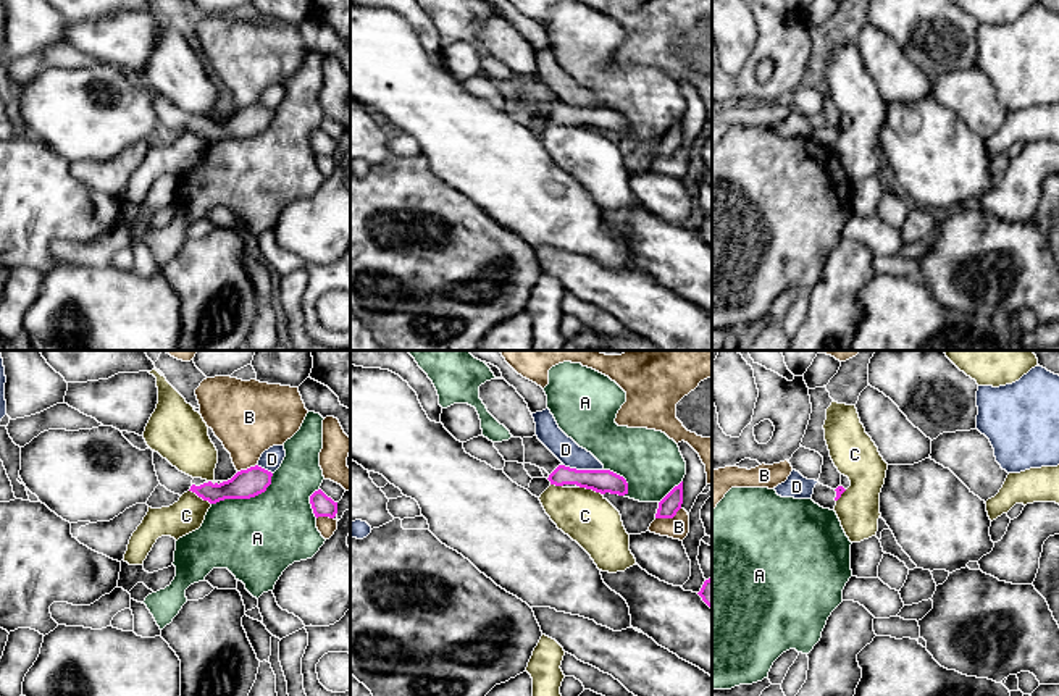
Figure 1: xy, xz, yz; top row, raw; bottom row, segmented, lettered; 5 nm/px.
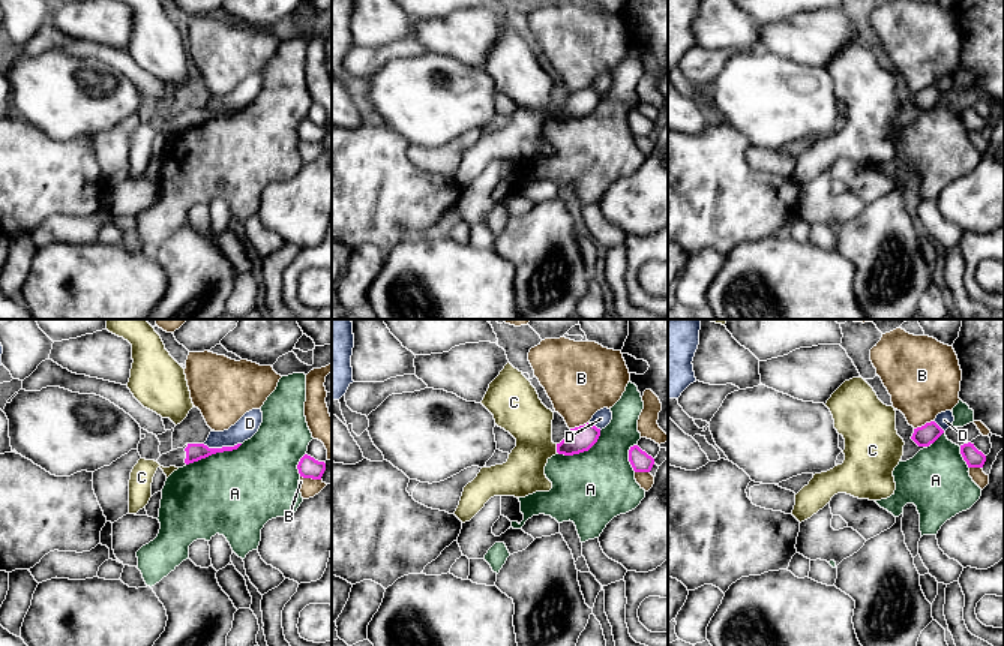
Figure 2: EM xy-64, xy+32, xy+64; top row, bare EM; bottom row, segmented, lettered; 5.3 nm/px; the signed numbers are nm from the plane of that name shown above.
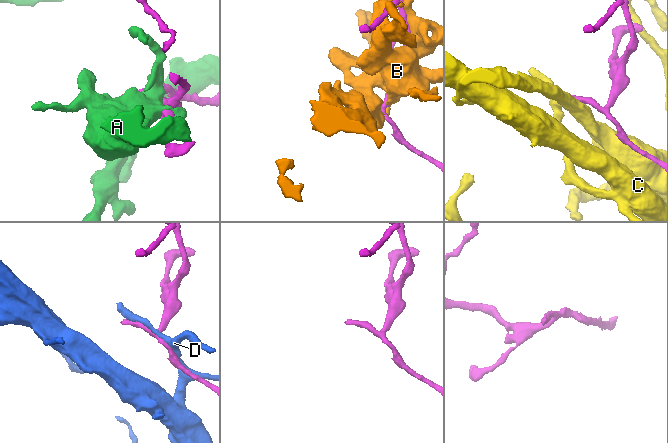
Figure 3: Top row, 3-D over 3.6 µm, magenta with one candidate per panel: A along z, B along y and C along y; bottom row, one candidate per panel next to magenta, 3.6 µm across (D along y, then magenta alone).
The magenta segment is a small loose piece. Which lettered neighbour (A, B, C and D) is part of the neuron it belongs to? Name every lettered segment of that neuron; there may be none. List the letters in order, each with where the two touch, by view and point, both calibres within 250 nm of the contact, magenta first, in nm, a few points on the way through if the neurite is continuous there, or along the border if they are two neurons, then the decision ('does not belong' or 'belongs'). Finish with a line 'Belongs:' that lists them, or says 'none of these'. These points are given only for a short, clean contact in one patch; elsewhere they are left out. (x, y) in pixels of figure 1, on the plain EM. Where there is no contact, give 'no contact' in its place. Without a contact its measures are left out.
A: contact xy (246, 136); calibres 140 and 400 nm; does not belong
B: contact xz (669, 155); calibres 100 and 110 nm; does not belong
C: contact xz (590, 126); calibres 120 and 260 nm; border xz (578, 123), (601, 133); does not belong
D: contact xz (583, 109); calibres 120 and 120 nm; does not belong
Belongs: none of these

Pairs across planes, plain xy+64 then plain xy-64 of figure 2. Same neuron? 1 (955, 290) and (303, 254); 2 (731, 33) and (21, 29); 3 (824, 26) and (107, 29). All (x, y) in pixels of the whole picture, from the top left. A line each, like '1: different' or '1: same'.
1: different
2: same
3: same

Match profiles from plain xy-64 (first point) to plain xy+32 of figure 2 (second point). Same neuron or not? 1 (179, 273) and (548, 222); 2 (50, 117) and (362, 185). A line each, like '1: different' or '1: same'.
1: same
2: different

